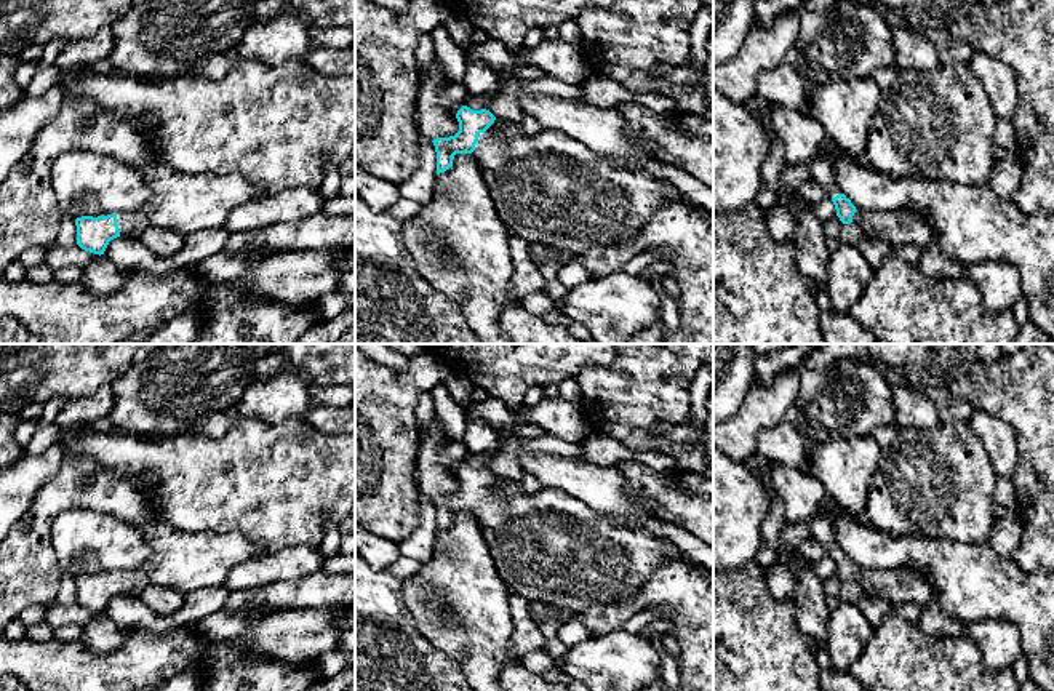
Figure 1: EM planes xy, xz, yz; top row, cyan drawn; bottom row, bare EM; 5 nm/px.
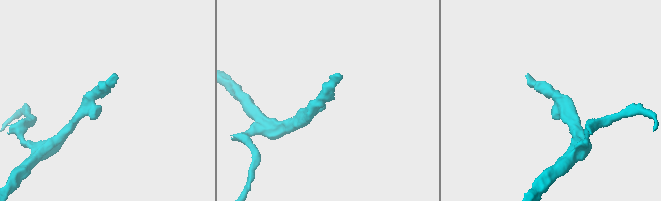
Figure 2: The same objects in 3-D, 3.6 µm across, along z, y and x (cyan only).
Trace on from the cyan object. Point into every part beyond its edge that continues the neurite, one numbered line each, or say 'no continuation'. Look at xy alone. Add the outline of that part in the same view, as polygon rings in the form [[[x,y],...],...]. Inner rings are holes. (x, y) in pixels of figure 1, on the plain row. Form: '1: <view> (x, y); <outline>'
1: xy (184, 560); [[[165,521],[147,523],[142,533],[152,553],[136,569],[117,573],[120,595],[141,597],[142,590],[149,585],[171,587],[182,597],[198,589],[224,587],[229,571],[235,565],[269,553],[262,545],[240,533],[182,531]]]

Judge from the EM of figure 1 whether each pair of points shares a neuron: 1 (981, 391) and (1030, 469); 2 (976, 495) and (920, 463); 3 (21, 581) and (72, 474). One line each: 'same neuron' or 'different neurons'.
1: same neuron
2: same neuron
3: same neuron

